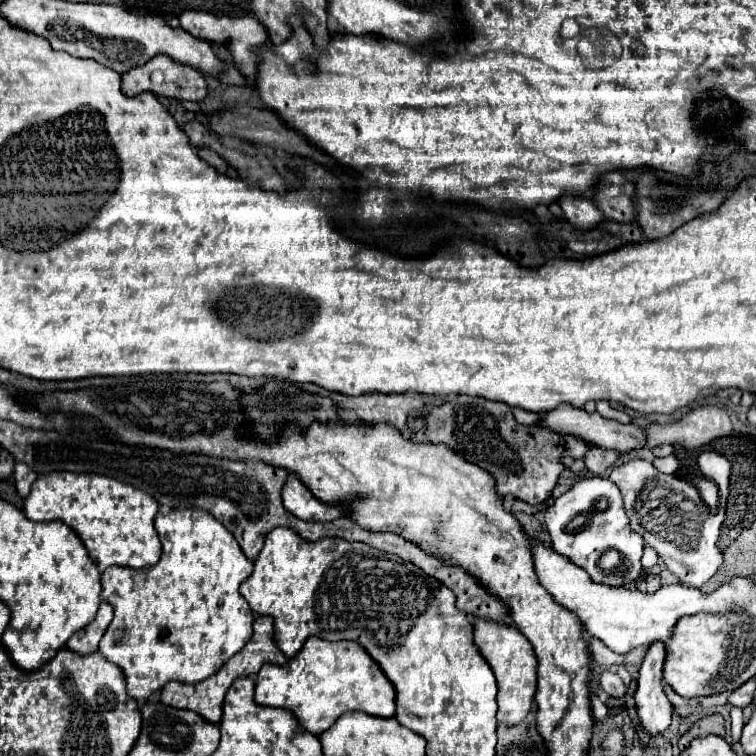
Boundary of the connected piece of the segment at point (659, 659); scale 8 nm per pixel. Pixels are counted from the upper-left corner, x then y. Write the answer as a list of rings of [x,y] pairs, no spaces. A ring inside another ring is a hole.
[[[653,642],[639,668],[635,704],[641,726],[649,734],[659,734],[669,728],[673,706],[663,692],[663,666],[665,666],[665,644]]]

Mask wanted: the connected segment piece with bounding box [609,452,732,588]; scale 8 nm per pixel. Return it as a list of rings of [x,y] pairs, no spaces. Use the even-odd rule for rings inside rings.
[[[703,452],[697,458],[697,465],[705,478],[718,485],[719,504],[715,514],[703,502],[693,484],[673,474],[667,476],[657,472],[657,468],[647,460],[629,460],[627,464],[615,466],[609,478],[617,484],[617,488],[623,494],[623,504],[627,518],[631,520],[631,530],[643,538],[645,546],[657,550],[665,568],[673,576],[677,576],[681,584],[701,588],[717,572],[723,560],[721,550],[717,548],[717,538],[721,522],[726,516],[732,465],[727,462],[725,456],[717,452]]]

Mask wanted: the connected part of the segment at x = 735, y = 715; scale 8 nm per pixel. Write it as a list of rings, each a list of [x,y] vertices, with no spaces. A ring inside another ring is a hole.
[[[731,708],[731,736],[733,736],[733,742],[739,740],[741,728],[743,728],[743,714],[741,714],[739,708]]]

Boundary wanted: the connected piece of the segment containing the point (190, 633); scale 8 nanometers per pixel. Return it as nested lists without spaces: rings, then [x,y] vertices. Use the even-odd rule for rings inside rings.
[[[175,508],[169,514],[159,514],[155,526],[163,544],[161,560],[155,566],[145,570],[111,566],[101,574],[101,596],[113,606],[115,616],[101,638],[99,652],[123,670],[127,678],[127,694],[139,702],[147,700],[169,680],[193,684],[215,674],[251,640],[255,620],[249,604],[239,592],[241,582],[249,578],[253,570],[253,562],[213,514],[201,508]]]

